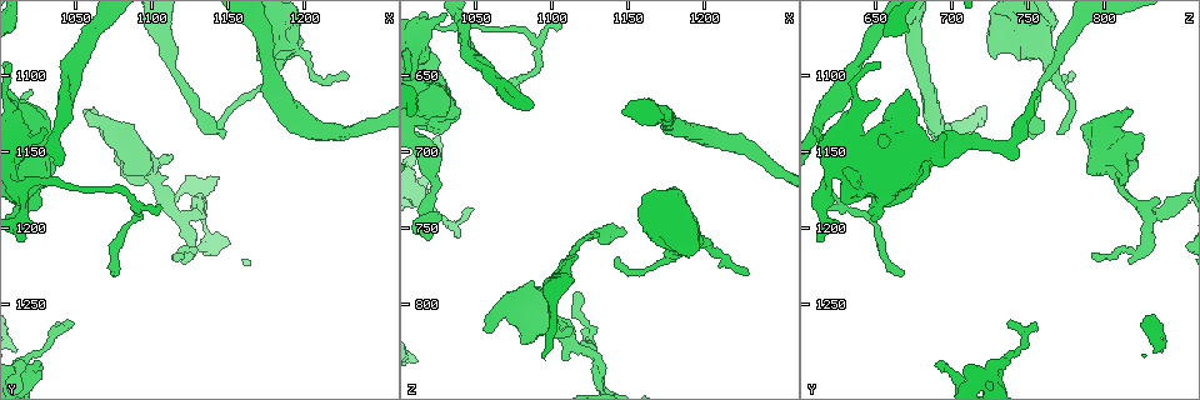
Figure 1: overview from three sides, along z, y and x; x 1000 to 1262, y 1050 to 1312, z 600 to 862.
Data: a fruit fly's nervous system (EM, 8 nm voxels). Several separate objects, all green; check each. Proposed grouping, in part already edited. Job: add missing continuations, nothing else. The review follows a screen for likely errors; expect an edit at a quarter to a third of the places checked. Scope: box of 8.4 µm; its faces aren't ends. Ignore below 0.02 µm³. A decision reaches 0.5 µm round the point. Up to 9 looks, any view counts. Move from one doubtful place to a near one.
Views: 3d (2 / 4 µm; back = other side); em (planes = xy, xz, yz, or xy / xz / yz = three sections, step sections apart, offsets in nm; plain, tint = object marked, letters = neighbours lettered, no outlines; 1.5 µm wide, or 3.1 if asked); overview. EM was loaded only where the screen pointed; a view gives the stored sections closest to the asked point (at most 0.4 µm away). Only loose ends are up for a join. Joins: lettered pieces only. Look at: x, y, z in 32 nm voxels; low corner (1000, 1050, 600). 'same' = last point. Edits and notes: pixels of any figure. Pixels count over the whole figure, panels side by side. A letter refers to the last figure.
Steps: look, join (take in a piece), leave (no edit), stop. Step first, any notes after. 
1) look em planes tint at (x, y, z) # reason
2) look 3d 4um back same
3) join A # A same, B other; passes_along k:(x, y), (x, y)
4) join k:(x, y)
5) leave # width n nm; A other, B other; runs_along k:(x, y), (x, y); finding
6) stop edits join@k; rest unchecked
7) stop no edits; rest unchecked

look em planes letters at (1148, 1140, 754) # thin end

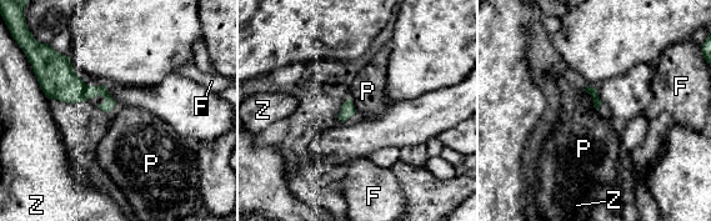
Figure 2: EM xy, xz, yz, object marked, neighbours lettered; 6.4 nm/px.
leave # longest_contact P 160 nm; F other, P other, Z other; border 2:(584, 90), (597, 110); no lettered piece goes on from it

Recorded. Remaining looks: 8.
look em planes letters at (1112, 1152, 814) # free end

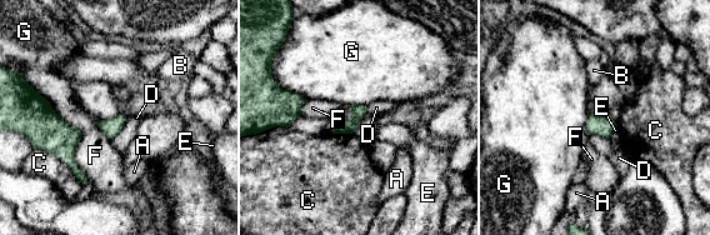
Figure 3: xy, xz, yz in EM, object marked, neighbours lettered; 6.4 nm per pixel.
leave # A other, B other, C other, D other, E other, F other, G other; border 3:(274, 81), (305, 99); no lettered piece goes on from it

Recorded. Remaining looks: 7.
look em planes tint at (1228, 1098, 780) # thin end

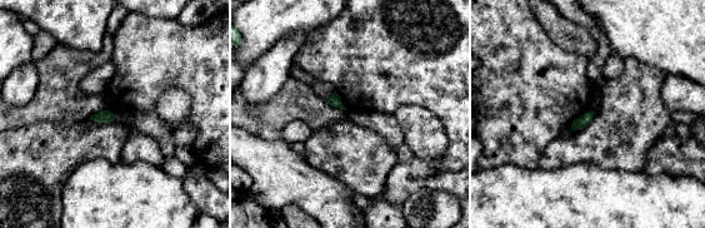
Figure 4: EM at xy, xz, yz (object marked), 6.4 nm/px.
look em planes letters same

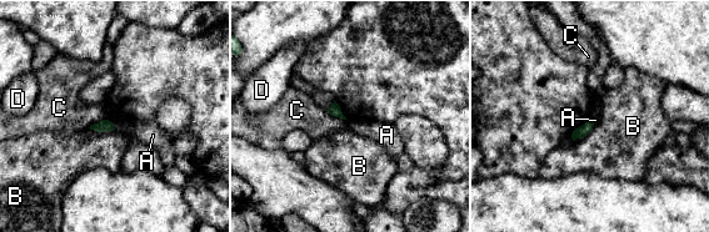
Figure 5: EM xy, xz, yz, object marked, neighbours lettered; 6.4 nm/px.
leave # A other, B other, C other, D other; border 5:(113, 124), (115, 129); no lettered piece goes on from it

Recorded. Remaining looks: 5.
look 3d 2um at (1048, 1260, 736) # thin end

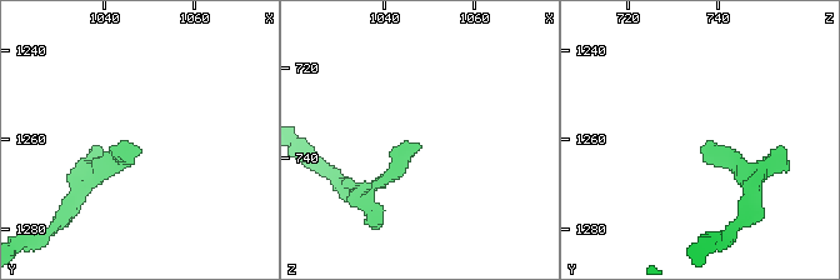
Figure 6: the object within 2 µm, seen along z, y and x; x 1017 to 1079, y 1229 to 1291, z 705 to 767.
look em planes plain at (1046, 1261, 737) # shape alone is not enough

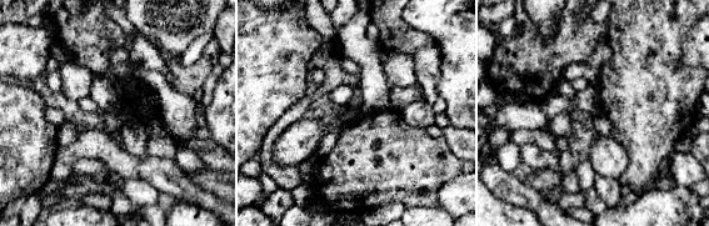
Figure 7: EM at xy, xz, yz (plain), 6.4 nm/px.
look em planes letters same # see the neighbours

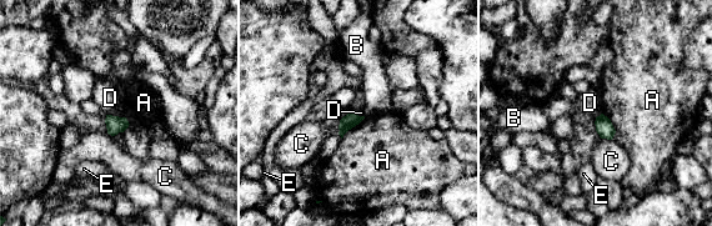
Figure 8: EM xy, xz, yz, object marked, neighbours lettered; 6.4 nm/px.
leave # width 90 nm; A other, B other, C other, D other, E other; border 8:(106, 114), (125, 117); no lettered piece goes on from it

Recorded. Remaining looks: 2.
stop no edits; rest unchecked

